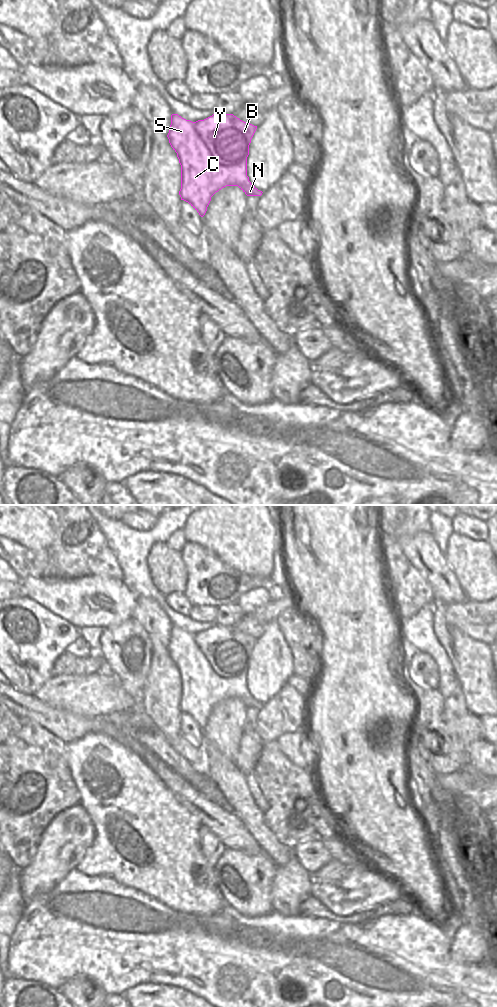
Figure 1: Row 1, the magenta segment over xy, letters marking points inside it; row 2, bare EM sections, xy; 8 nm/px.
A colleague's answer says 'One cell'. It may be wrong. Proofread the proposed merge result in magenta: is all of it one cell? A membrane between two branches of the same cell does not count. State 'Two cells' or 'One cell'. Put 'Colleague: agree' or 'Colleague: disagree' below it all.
Two cells.
Colleague: disagree

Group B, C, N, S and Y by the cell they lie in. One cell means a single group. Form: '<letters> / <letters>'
B Y / C N S

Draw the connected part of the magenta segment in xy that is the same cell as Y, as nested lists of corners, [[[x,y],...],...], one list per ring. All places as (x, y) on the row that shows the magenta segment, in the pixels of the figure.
[[[213,114],[195,122],[195,129],[217,162],[238,166],[247,176],[249,145],[257,129],[233,114]]]

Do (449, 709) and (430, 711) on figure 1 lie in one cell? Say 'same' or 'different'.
different

